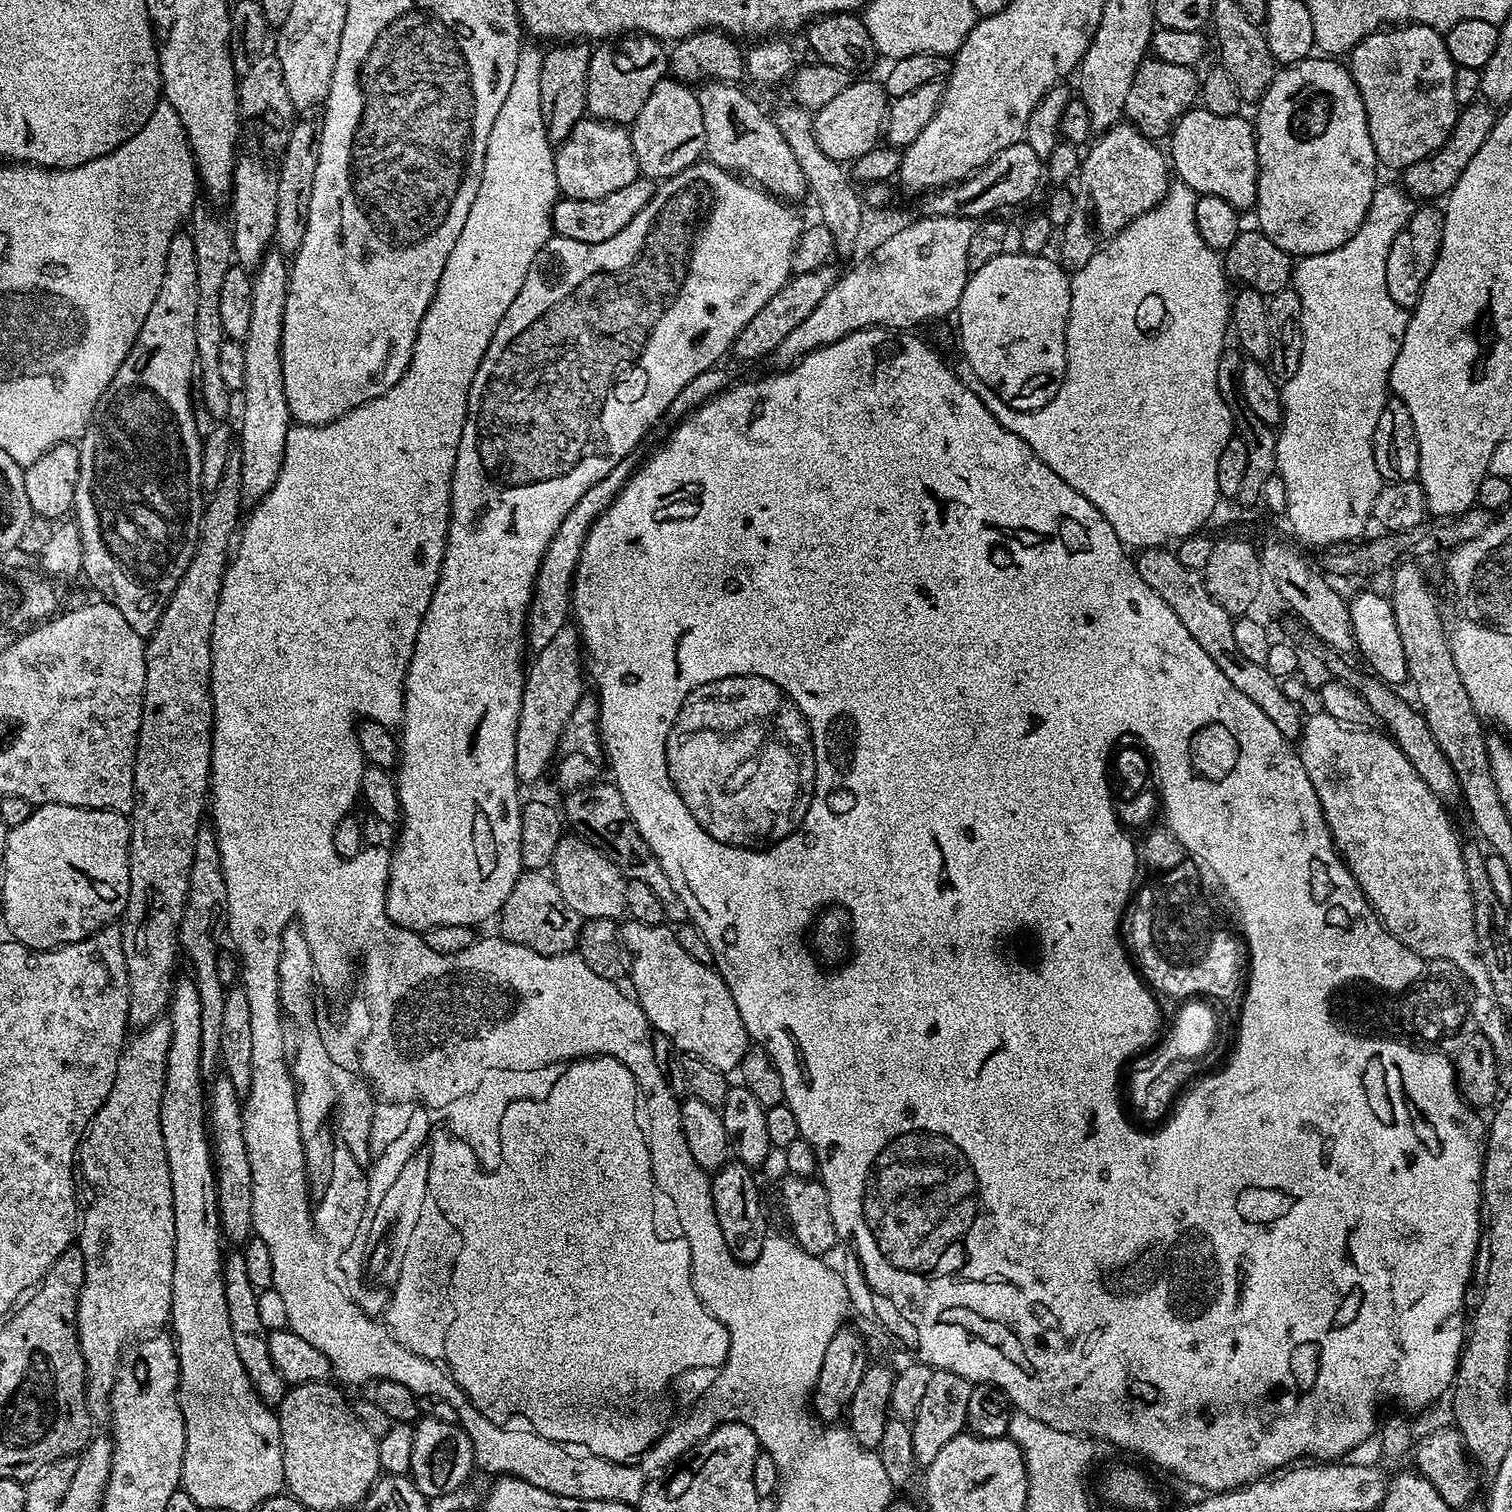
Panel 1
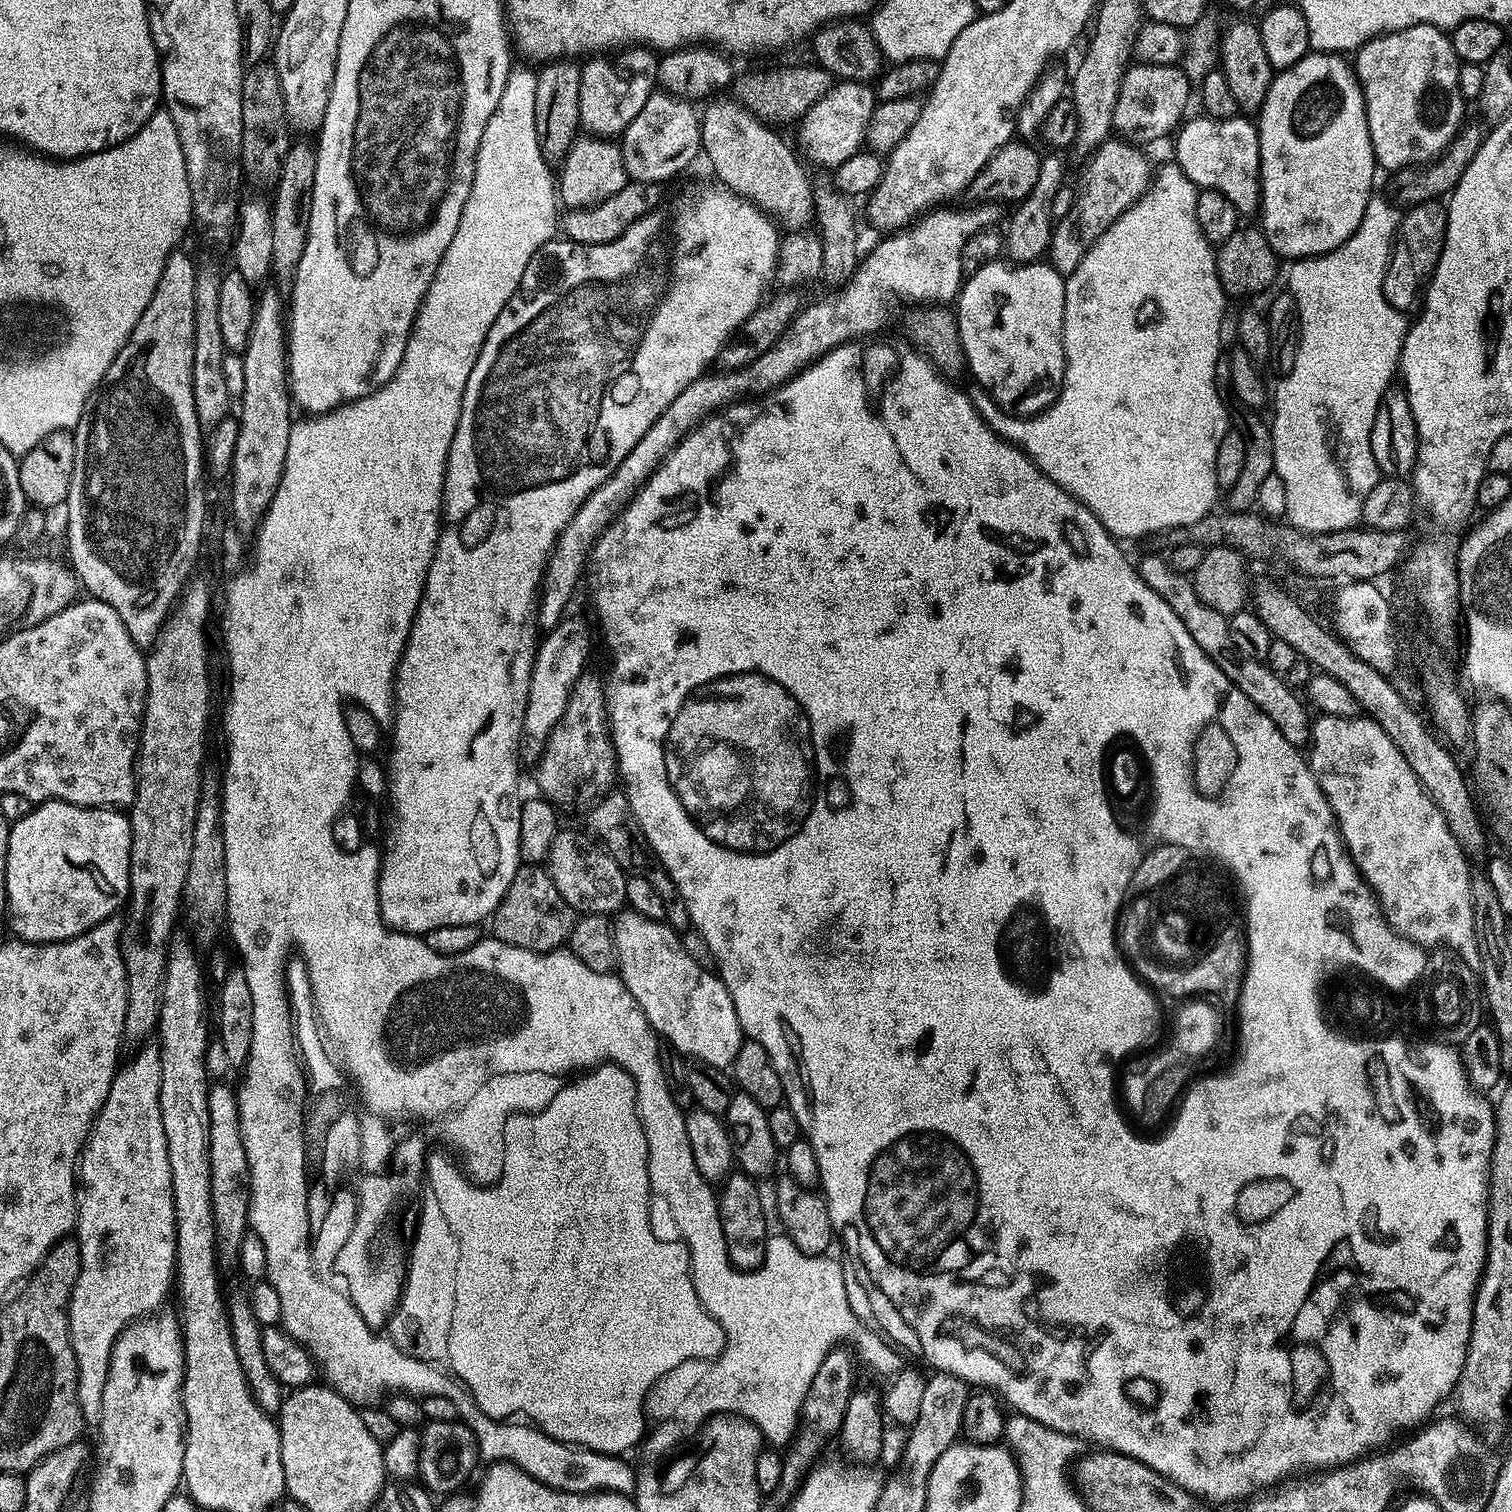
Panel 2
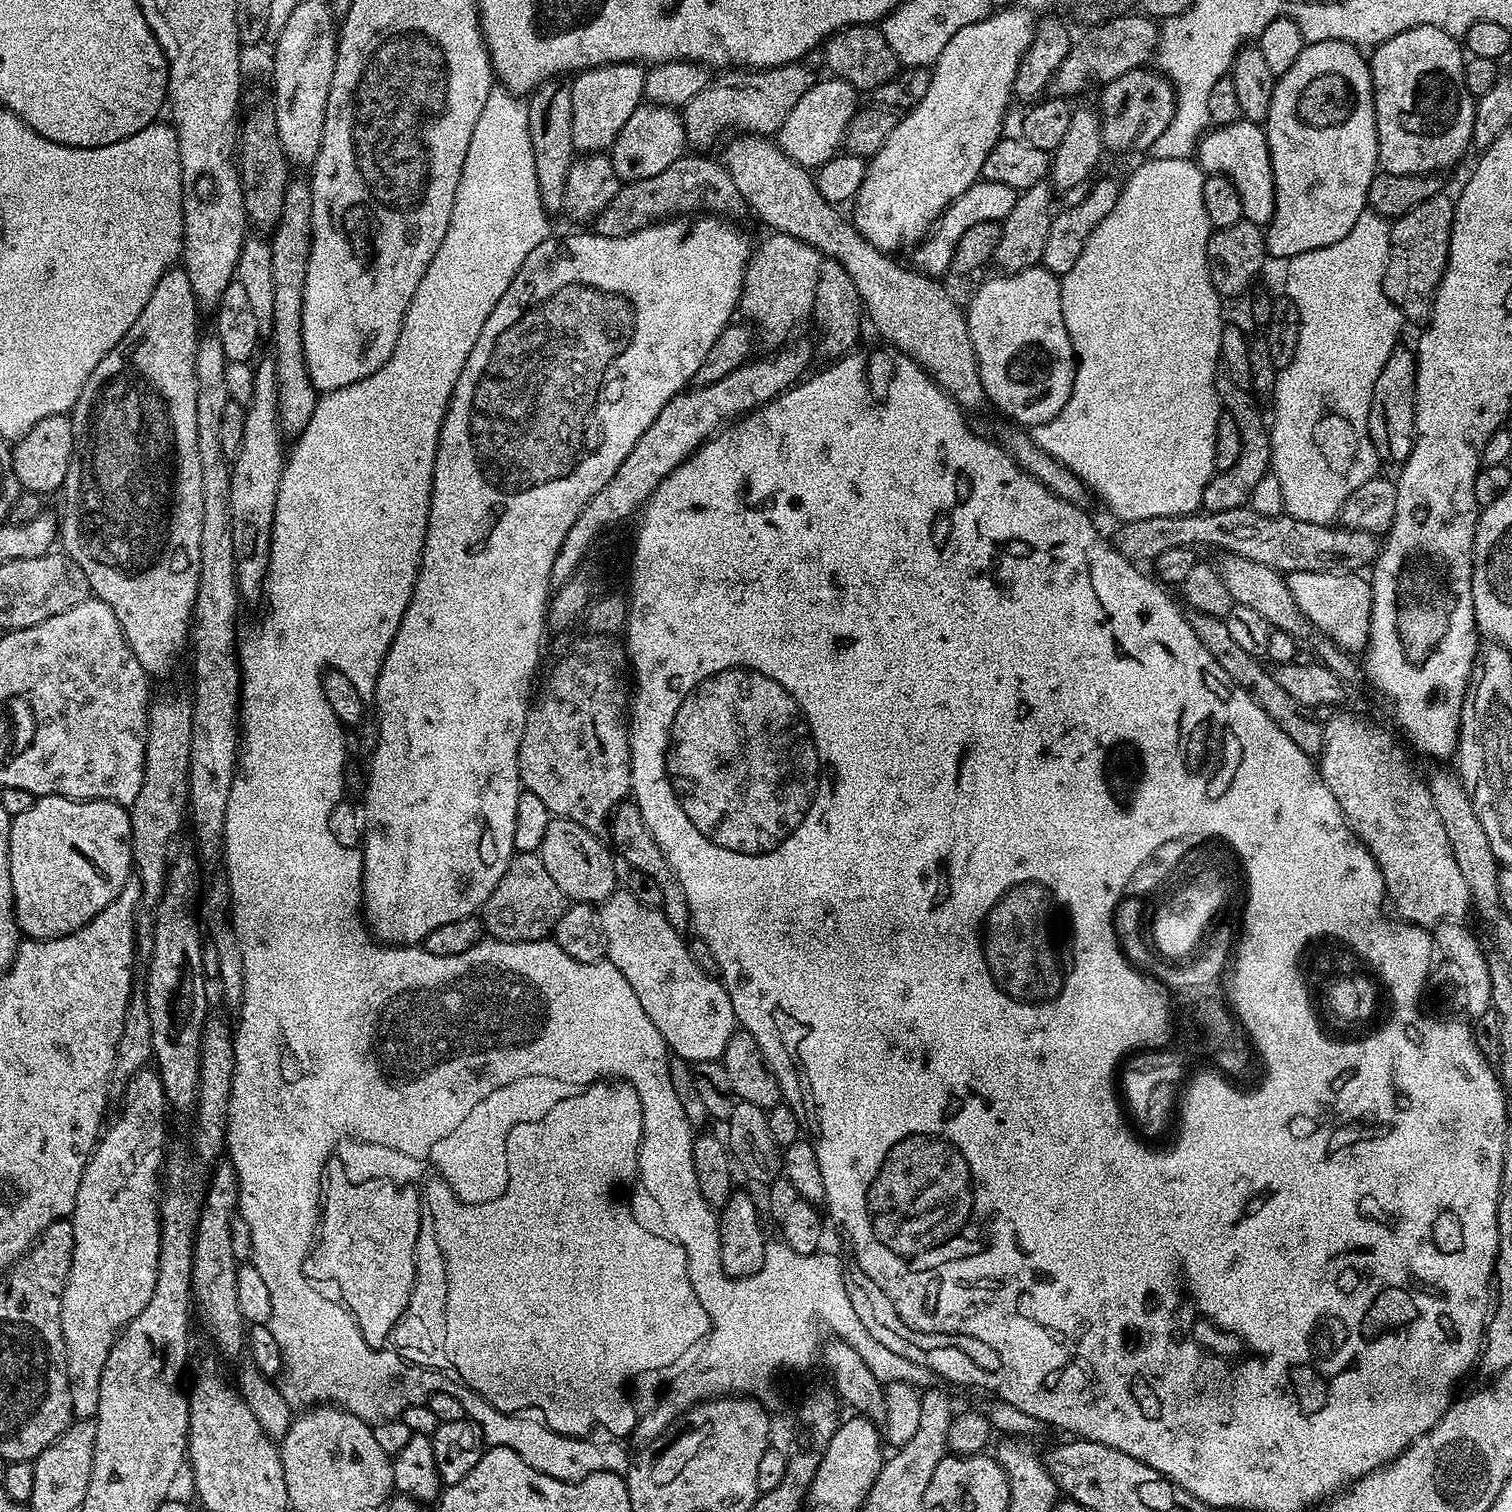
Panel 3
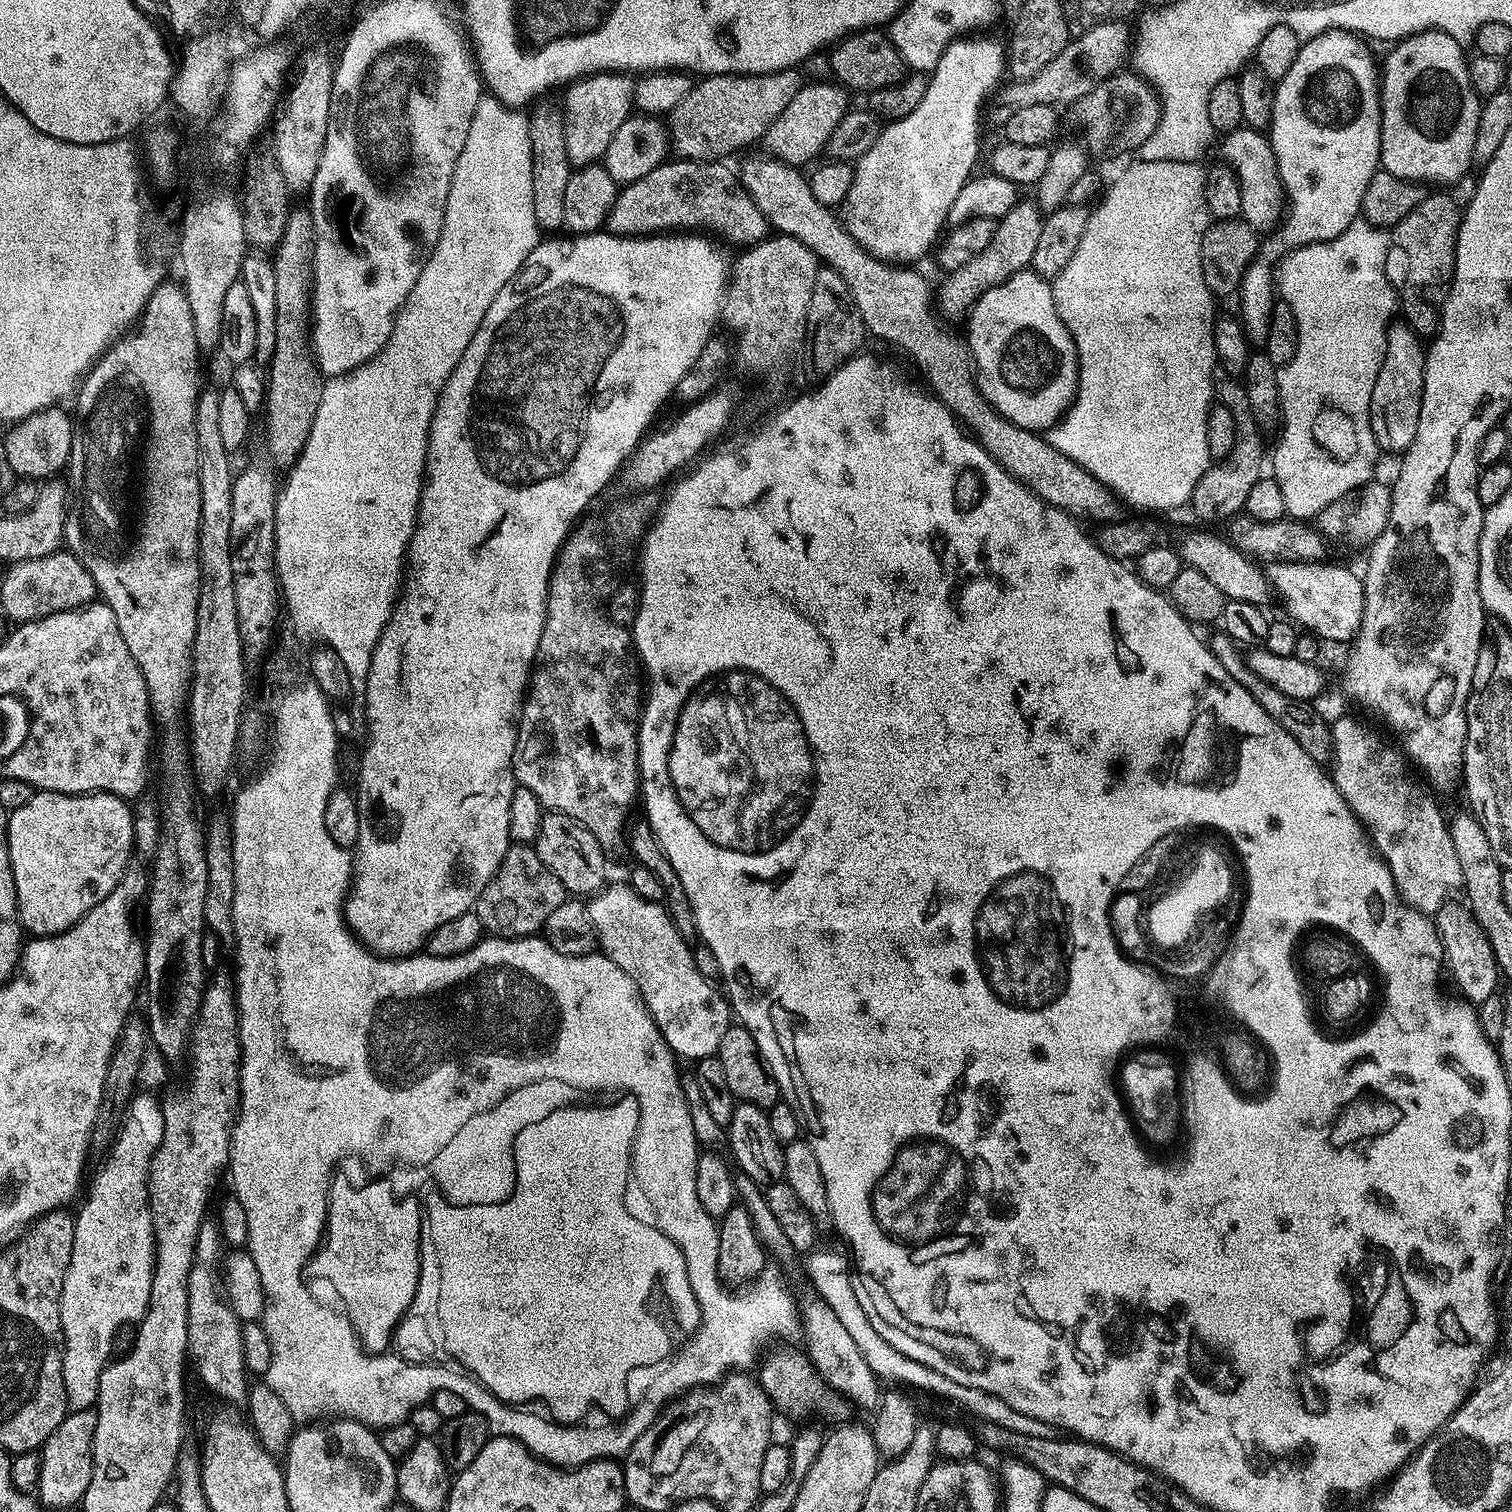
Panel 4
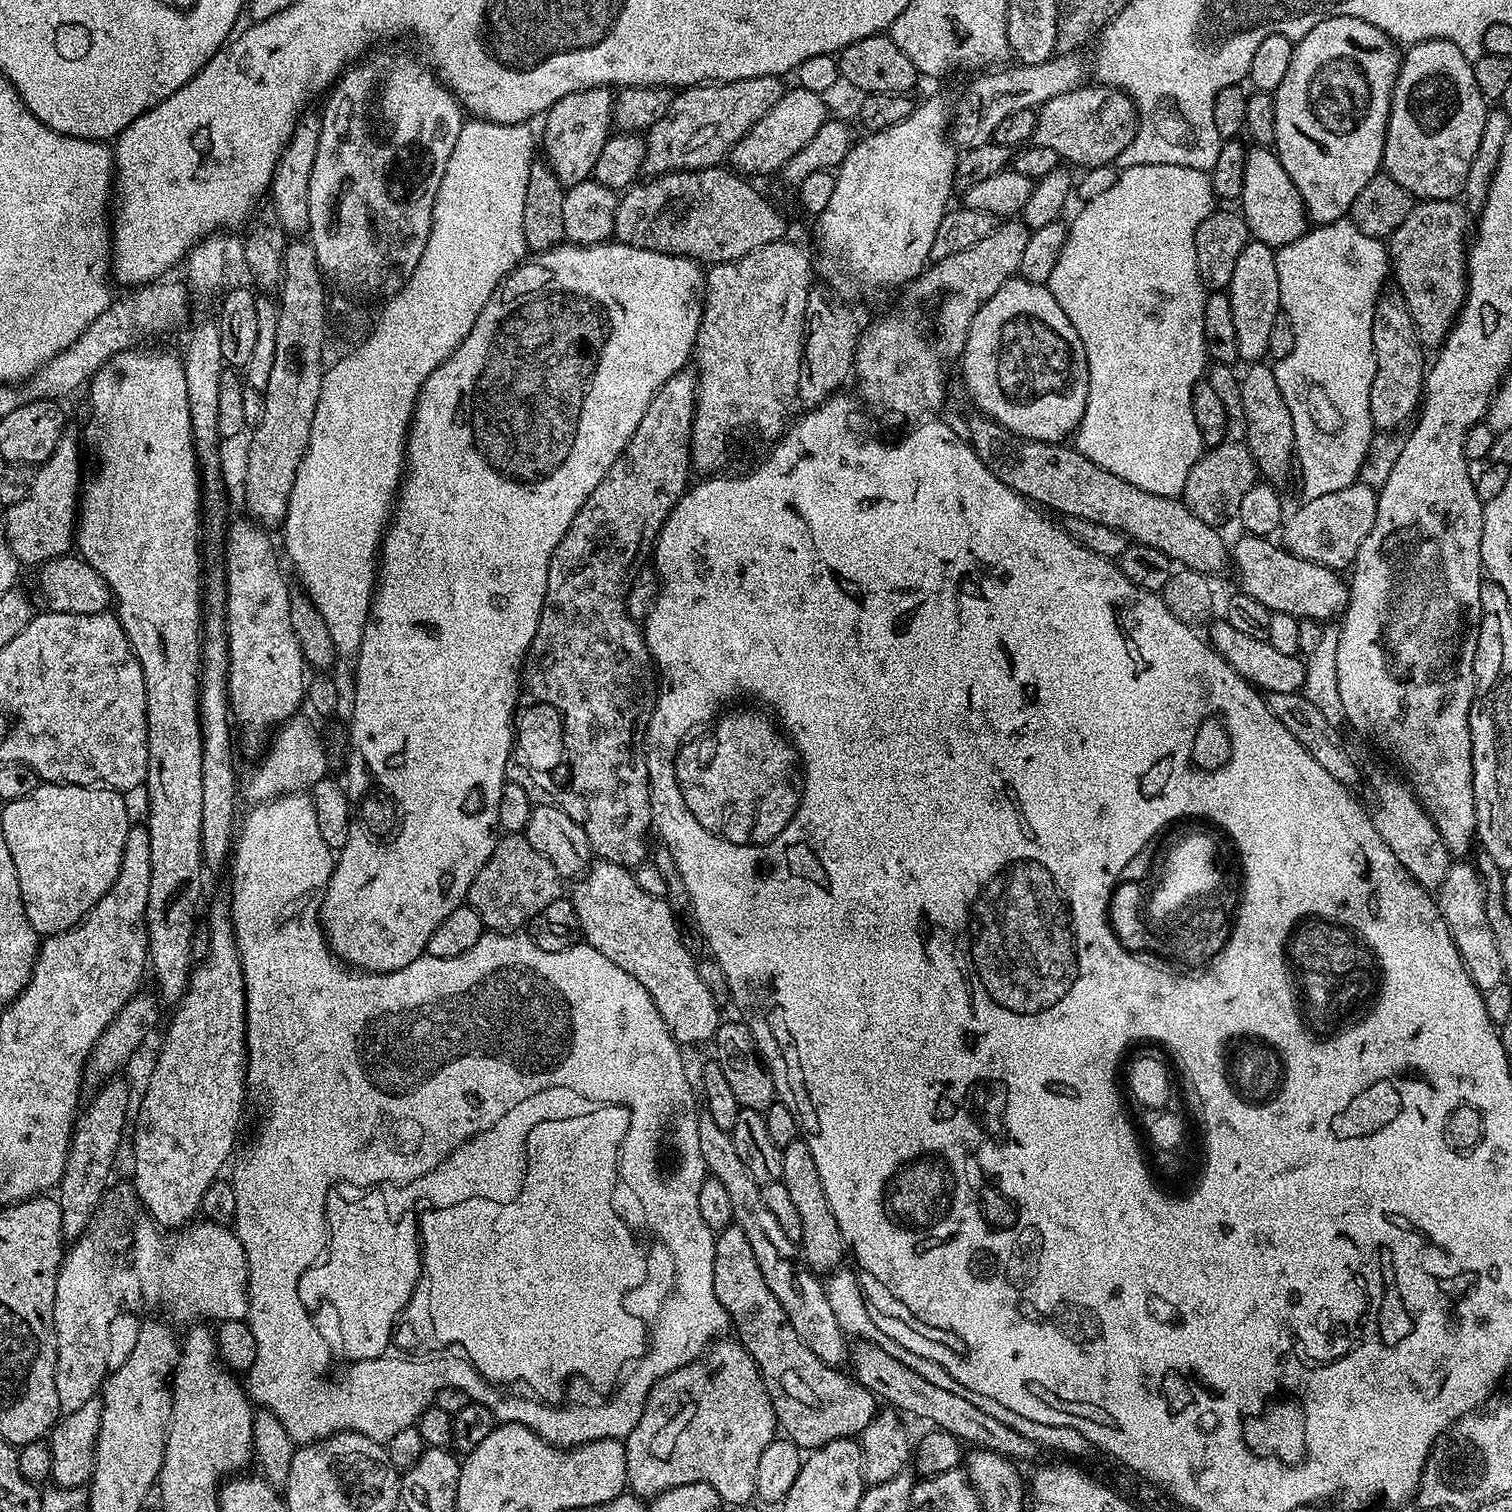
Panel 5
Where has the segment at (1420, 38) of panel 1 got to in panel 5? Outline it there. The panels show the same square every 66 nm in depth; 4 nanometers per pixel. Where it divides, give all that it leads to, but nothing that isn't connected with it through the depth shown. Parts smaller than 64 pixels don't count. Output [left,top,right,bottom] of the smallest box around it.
[1383,40,1490,200]

